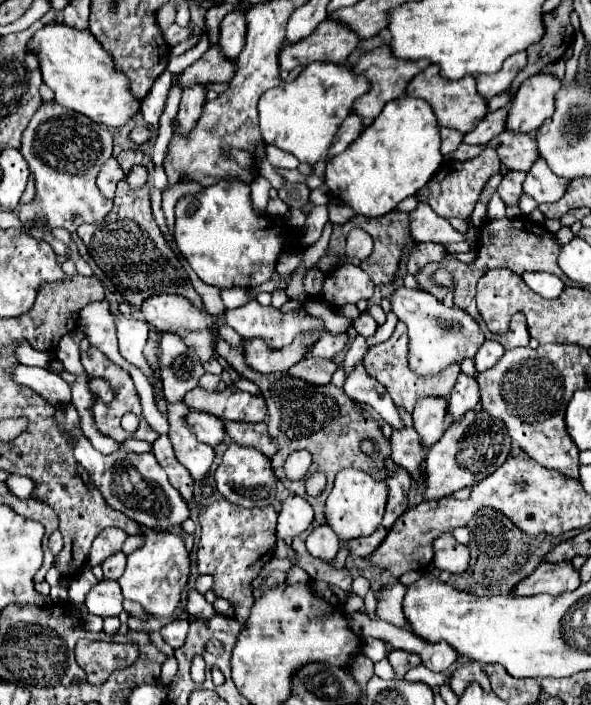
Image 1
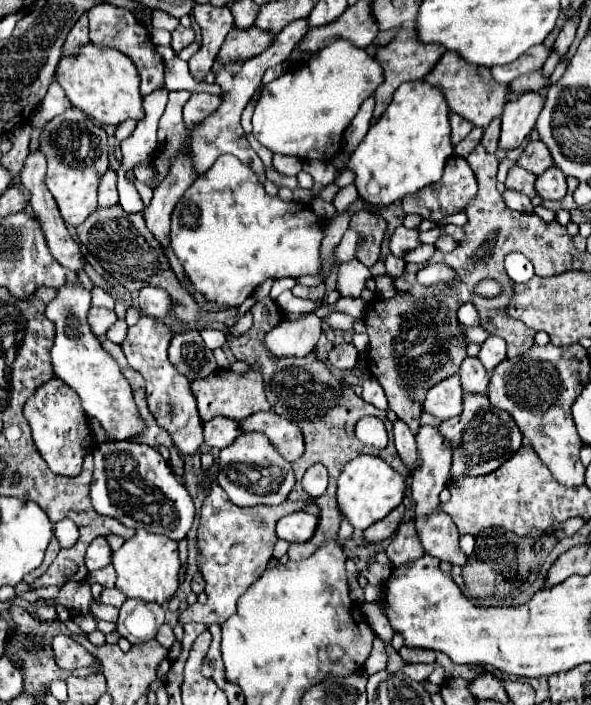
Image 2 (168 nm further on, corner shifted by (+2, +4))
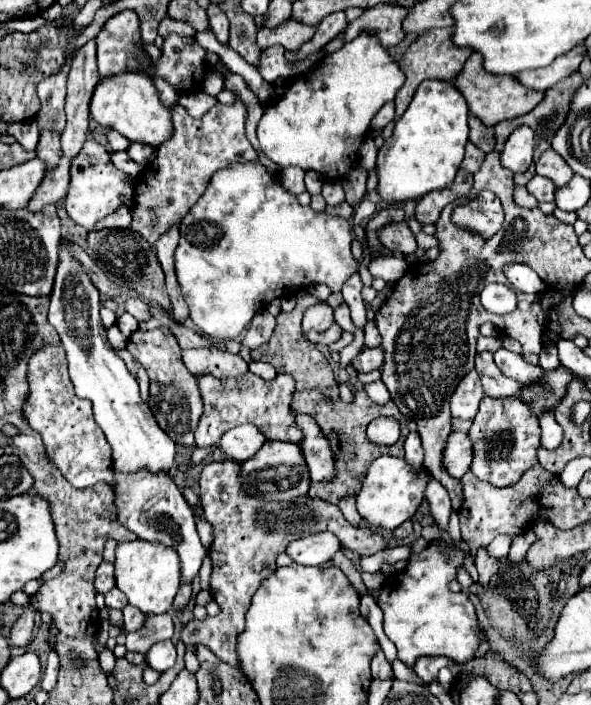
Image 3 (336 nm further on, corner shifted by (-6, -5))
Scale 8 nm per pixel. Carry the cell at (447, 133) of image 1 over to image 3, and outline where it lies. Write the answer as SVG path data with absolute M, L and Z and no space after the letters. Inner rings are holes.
M469 115L469 127L469 141L477 145L483 153L491 153L495 149L495 129L483 125L481 119L477 119L475 115Z

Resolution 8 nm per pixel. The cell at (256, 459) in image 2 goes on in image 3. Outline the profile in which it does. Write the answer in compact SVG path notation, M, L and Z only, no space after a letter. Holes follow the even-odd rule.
M267 441L249 461L241 463L241 483L243 489L265 501L291 501L309 491L309 469L305 467L305 457L301 457L299 443L285 441Z

